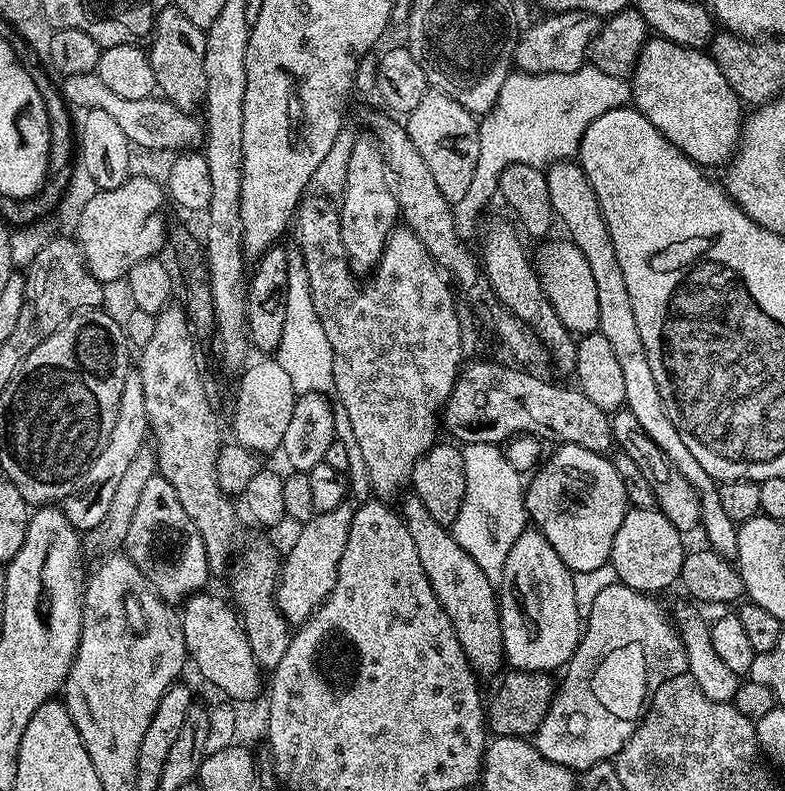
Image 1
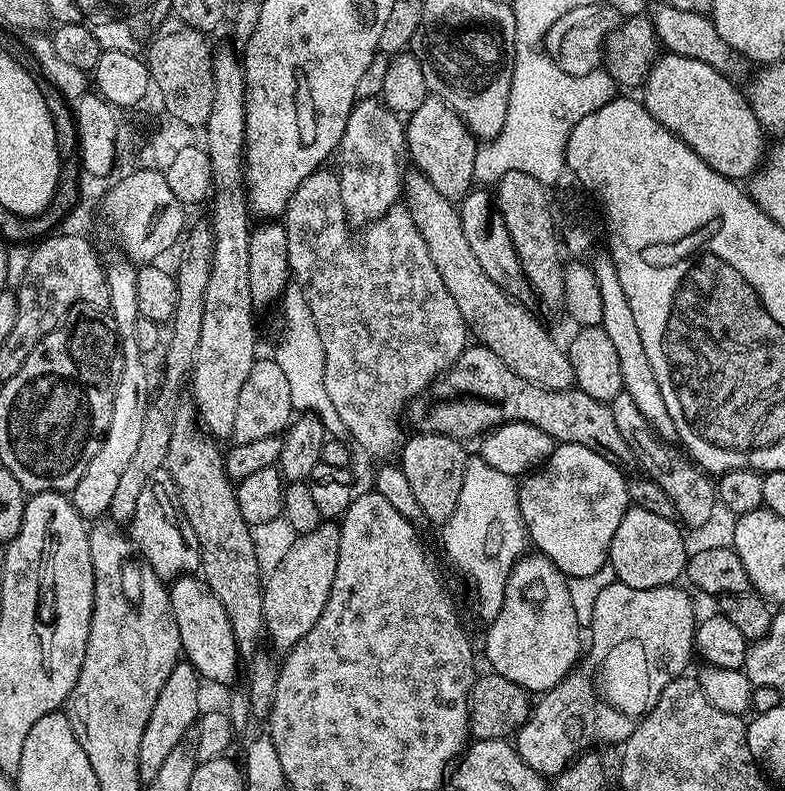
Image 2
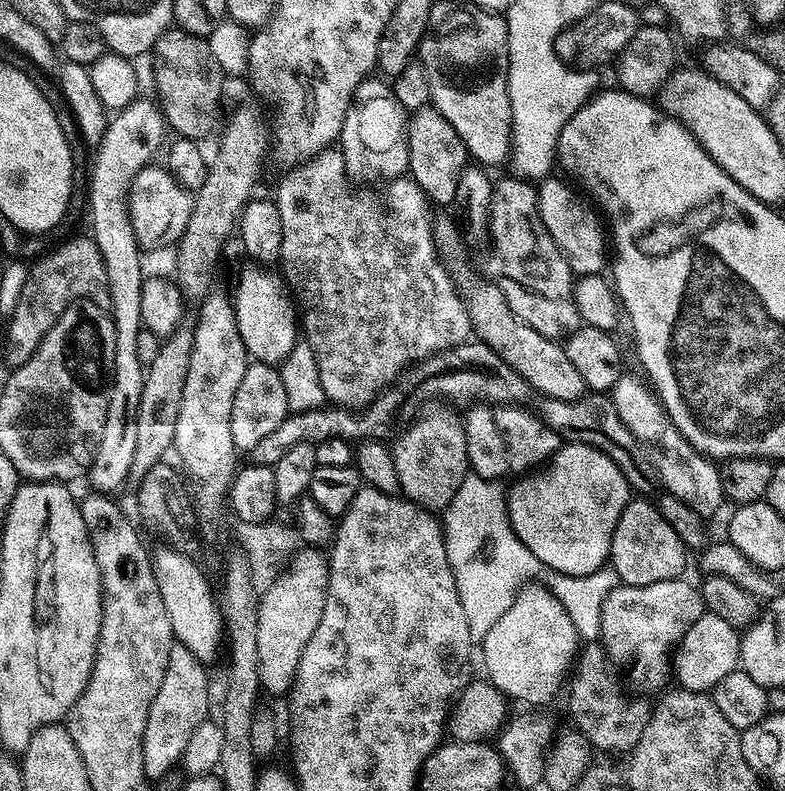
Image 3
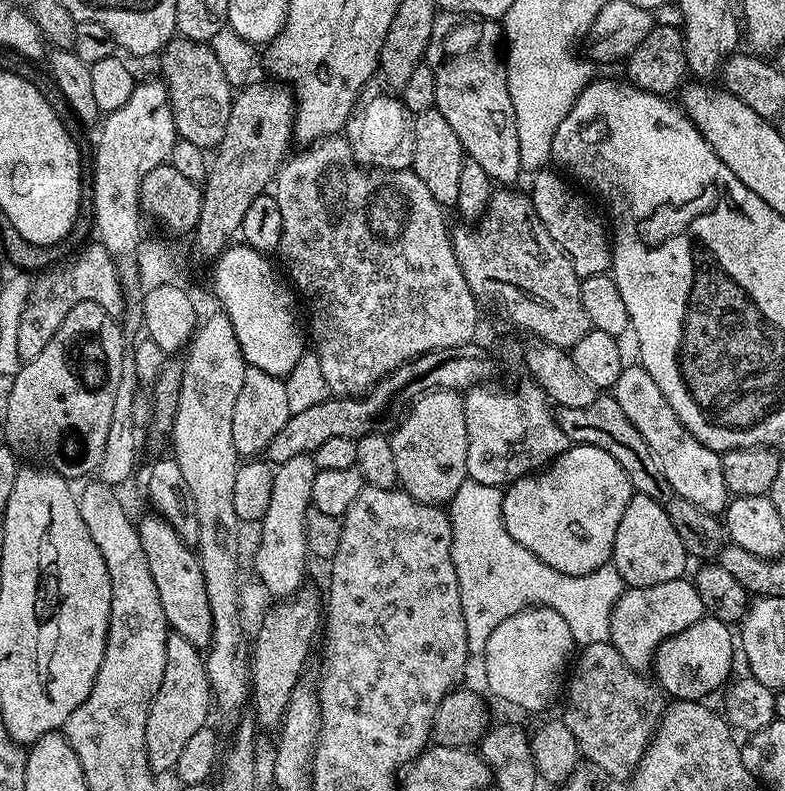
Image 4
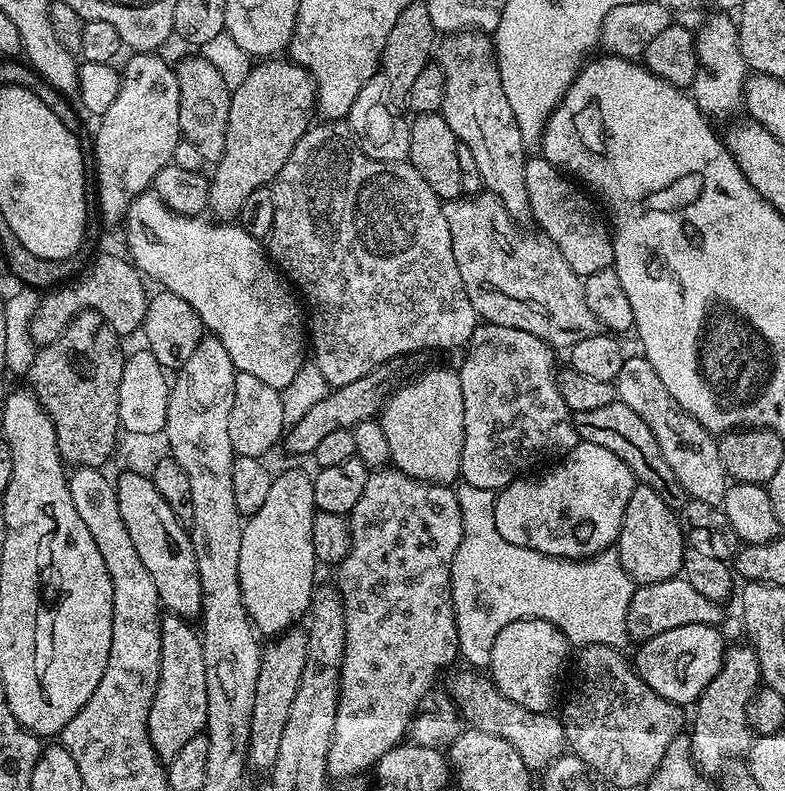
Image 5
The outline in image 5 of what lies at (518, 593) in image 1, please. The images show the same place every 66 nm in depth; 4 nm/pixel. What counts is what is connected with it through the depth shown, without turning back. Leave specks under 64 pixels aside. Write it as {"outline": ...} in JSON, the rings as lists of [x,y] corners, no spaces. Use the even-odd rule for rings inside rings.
{"outline":[[[519,620],[510,622],[494,638],[490,679],[510,702],[531,712],[548,712],[556,696],[556,683],[568,656],[568,639],[549,620]]]}

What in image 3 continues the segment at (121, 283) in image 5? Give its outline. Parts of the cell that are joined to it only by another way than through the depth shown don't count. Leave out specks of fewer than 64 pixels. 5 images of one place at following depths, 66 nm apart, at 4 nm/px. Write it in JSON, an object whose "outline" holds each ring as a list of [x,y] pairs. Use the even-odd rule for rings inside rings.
{"outline":[[[76,236],[73,240],[58,245],[53,252],[46,253],[36,265],[29,267],[26,284],[18,295],[17,305],[7,317],[8,333],[4,336],[4,360],[9,364],[9,369],[15,370],[30,362],[42,338],[50,334],[54,322],[62,318],[66,306],[70,306],[75,300],[89,300],[99,308],[111,309],[102,254],[96,241],[84,236]]]}

